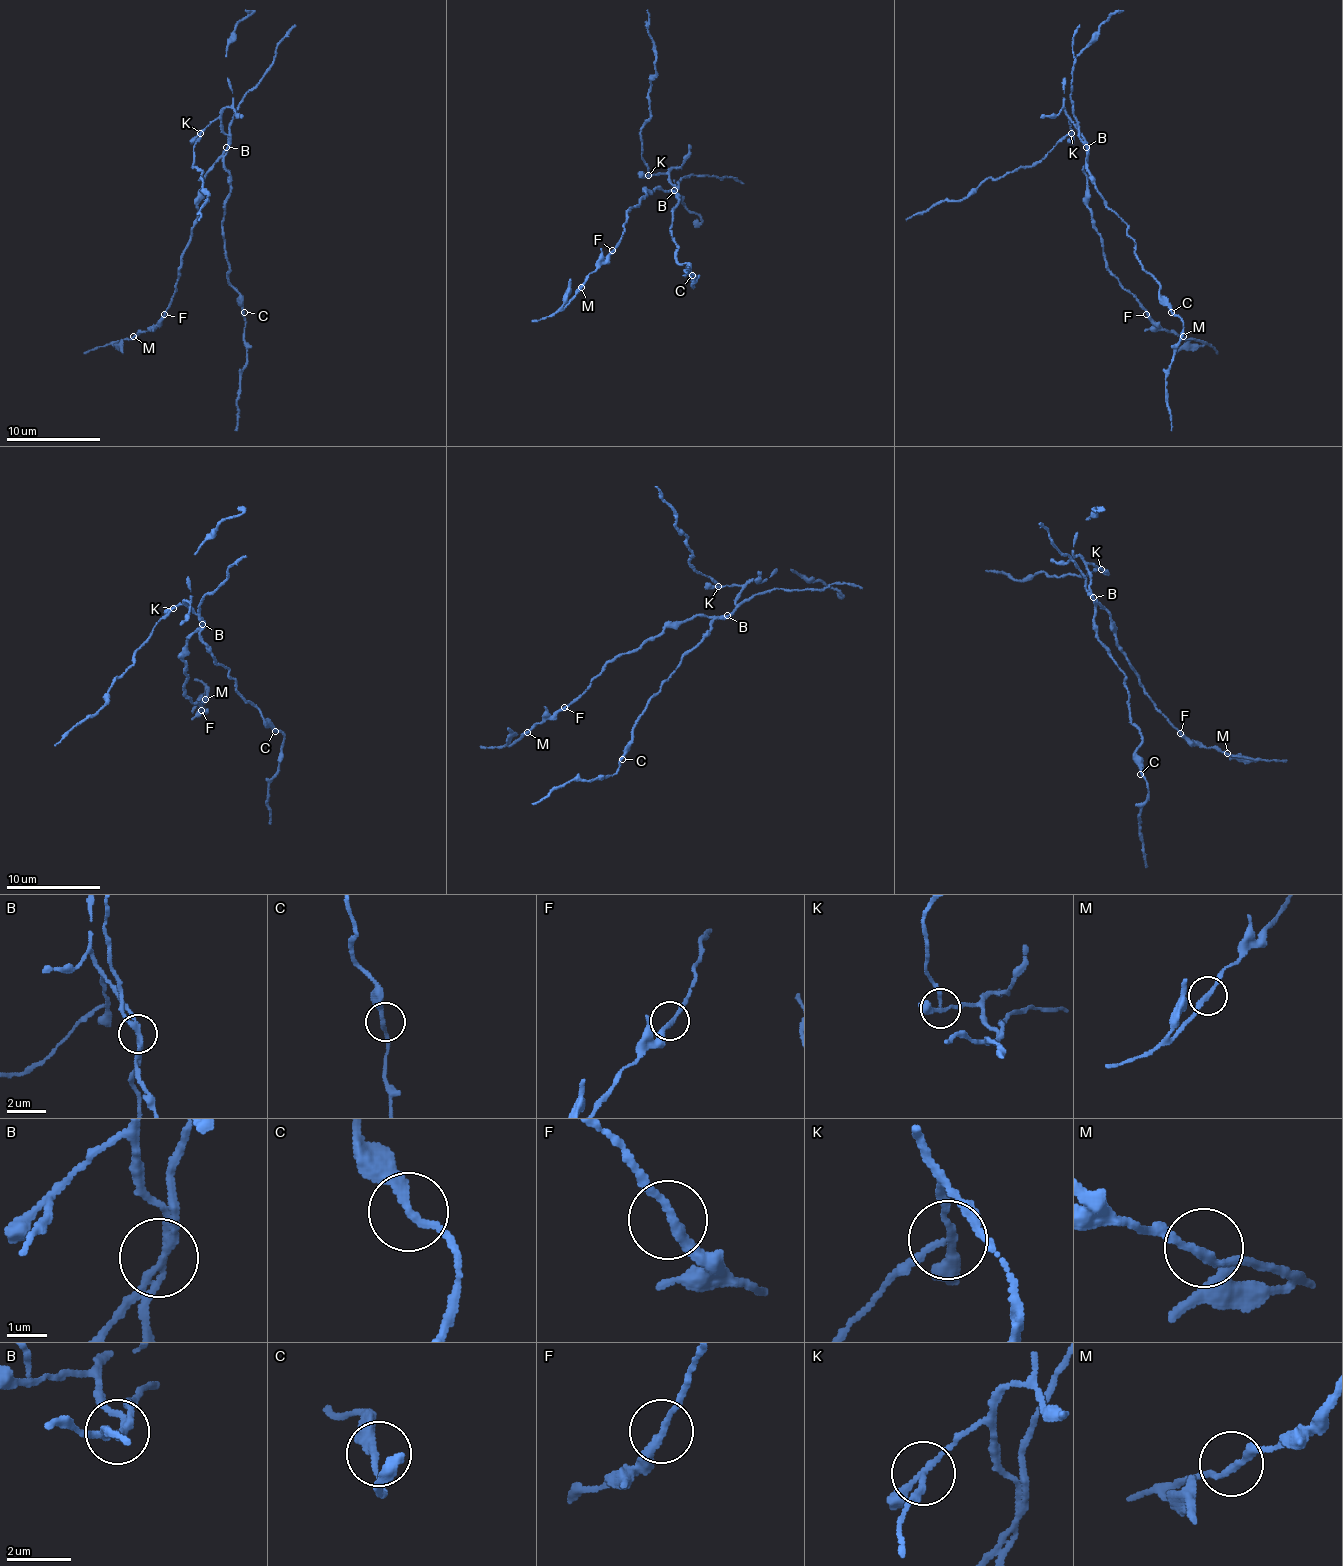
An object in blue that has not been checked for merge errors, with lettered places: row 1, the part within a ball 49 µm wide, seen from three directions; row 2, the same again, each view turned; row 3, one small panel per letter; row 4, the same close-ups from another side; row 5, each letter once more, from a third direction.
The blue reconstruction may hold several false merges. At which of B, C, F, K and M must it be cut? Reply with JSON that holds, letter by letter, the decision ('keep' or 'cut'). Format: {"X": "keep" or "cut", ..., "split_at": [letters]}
{"B": "cut", "C": "keep", "F": "keep", "K": "cut", "M": "keep", "split_at": ["B", "K"]}

